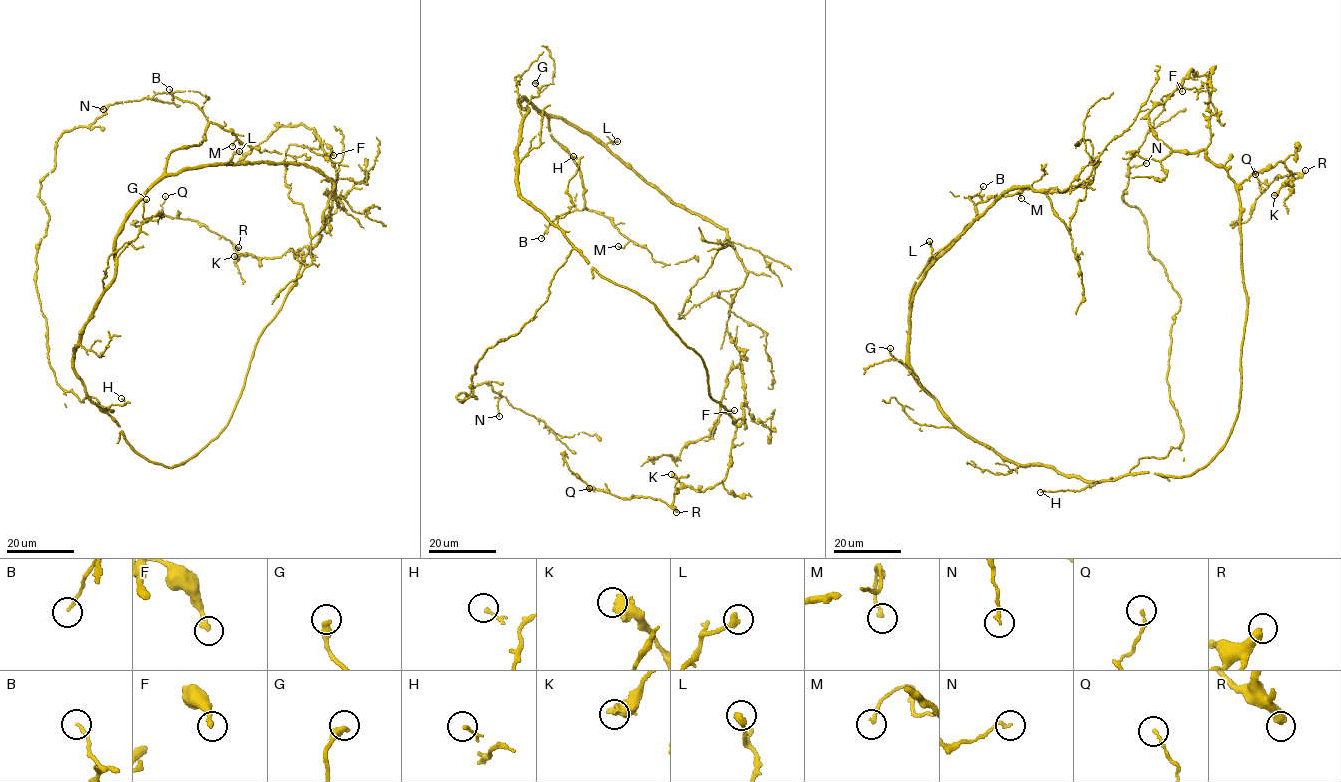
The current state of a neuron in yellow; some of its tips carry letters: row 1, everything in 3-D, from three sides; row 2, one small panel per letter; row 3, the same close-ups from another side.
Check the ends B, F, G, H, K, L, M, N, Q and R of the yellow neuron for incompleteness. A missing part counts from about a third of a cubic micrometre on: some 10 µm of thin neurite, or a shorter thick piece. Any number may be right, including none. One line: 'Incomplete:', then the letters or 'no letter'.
Incomplete: no letter

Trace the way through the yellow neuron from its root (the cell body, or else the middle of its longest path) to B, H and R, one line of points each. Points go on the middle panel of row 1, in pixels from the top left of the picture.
B: (540, 210), (518, 186), (525, 99), (548, 116), (584, 188), (584, 209), (559, 215), (541, 238)
H: (540, 210), (554, 224), (572, 206), (567, 188), (579, 162), (573, 156)
R: (540, 210), (594, 271), (653, 302), (732, 419), (724, 479), (679, 487), (676, 512)

